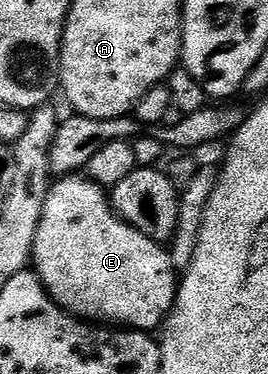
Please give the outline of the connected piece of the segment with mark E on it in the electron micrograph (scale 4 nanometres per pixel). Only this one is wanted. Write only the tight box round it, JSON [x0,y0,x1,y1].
[30,176,178,332]

